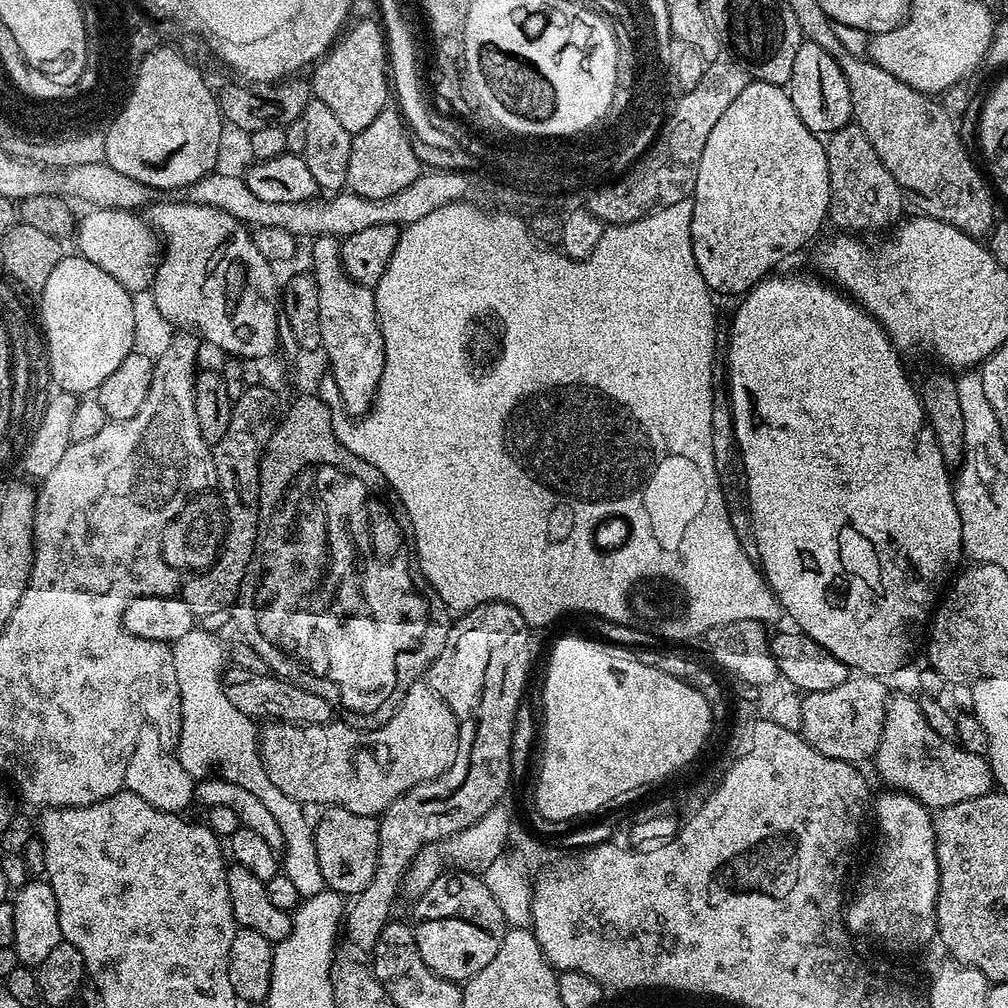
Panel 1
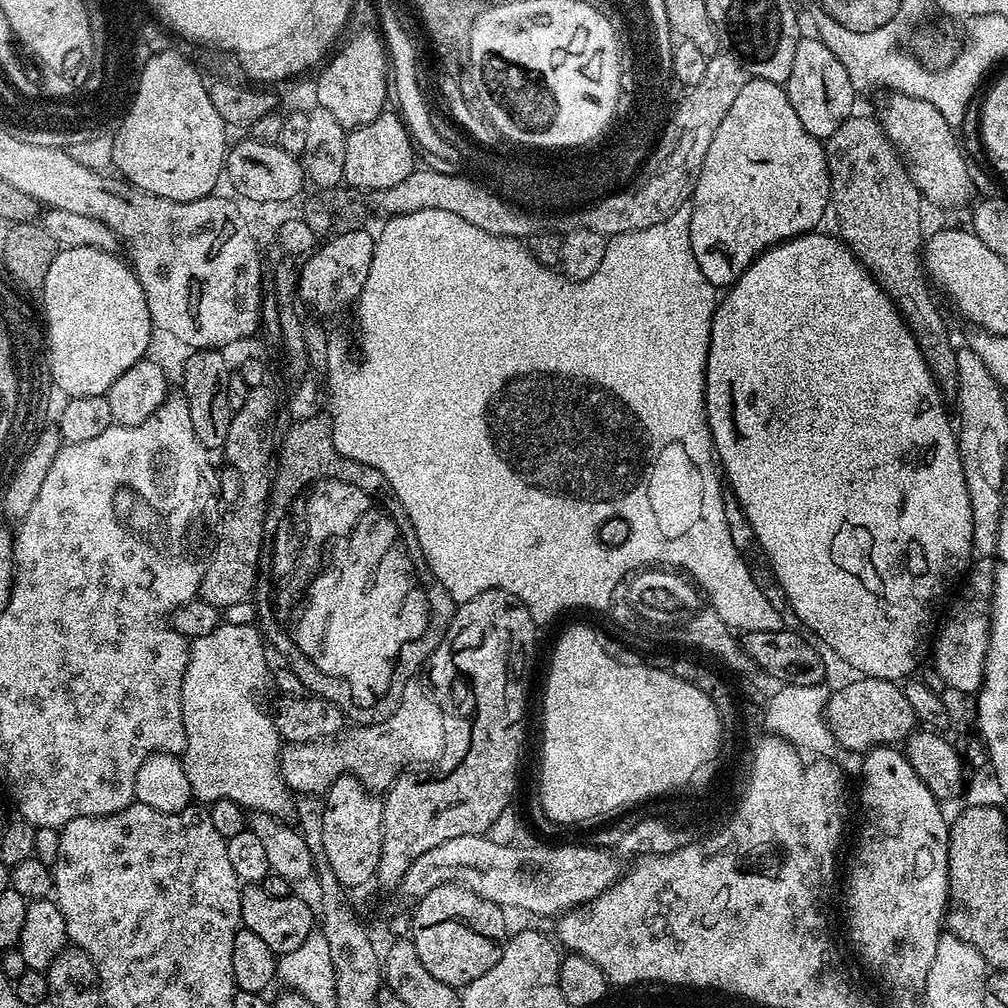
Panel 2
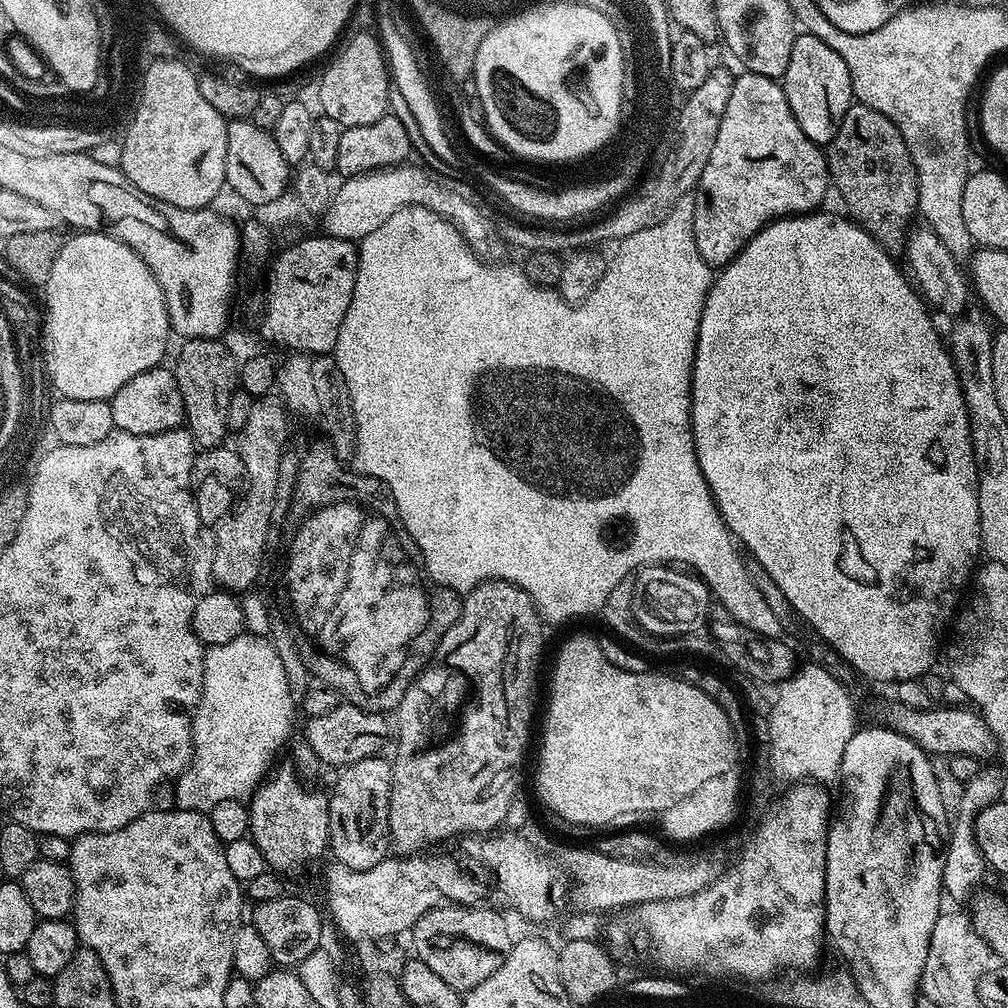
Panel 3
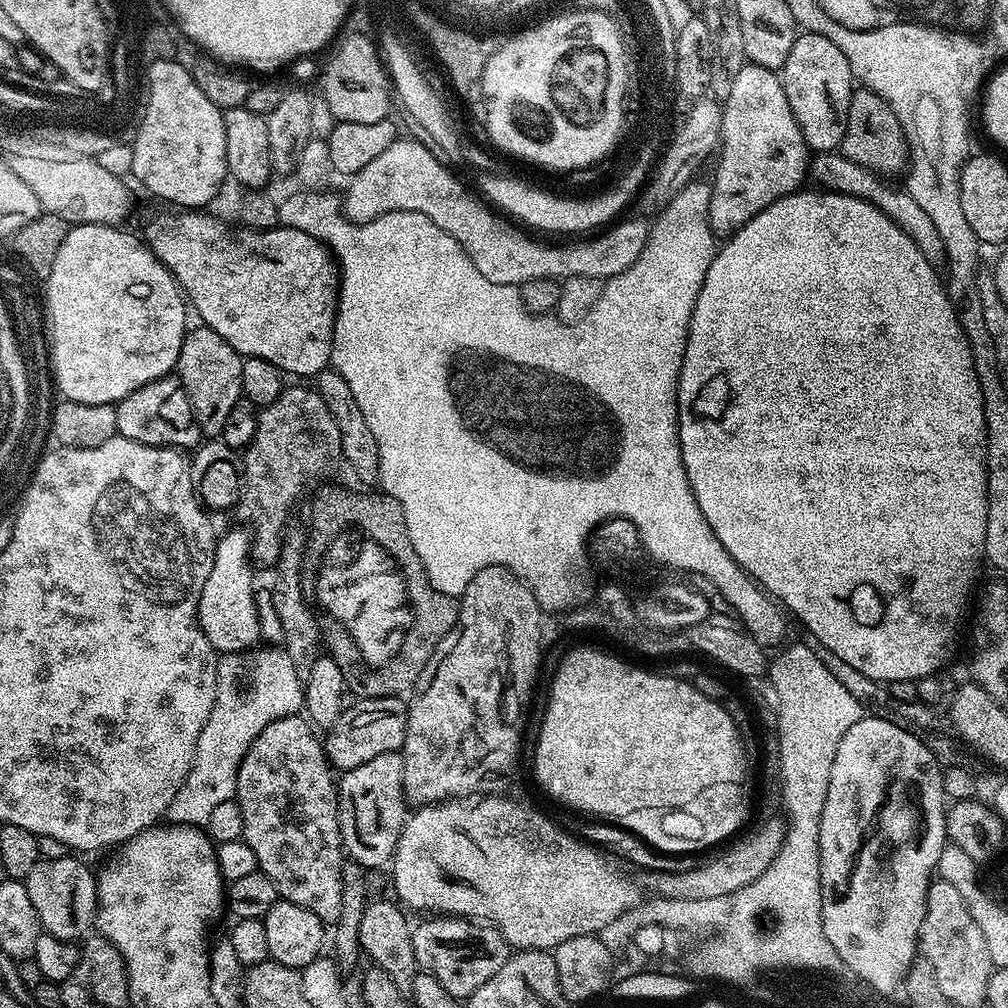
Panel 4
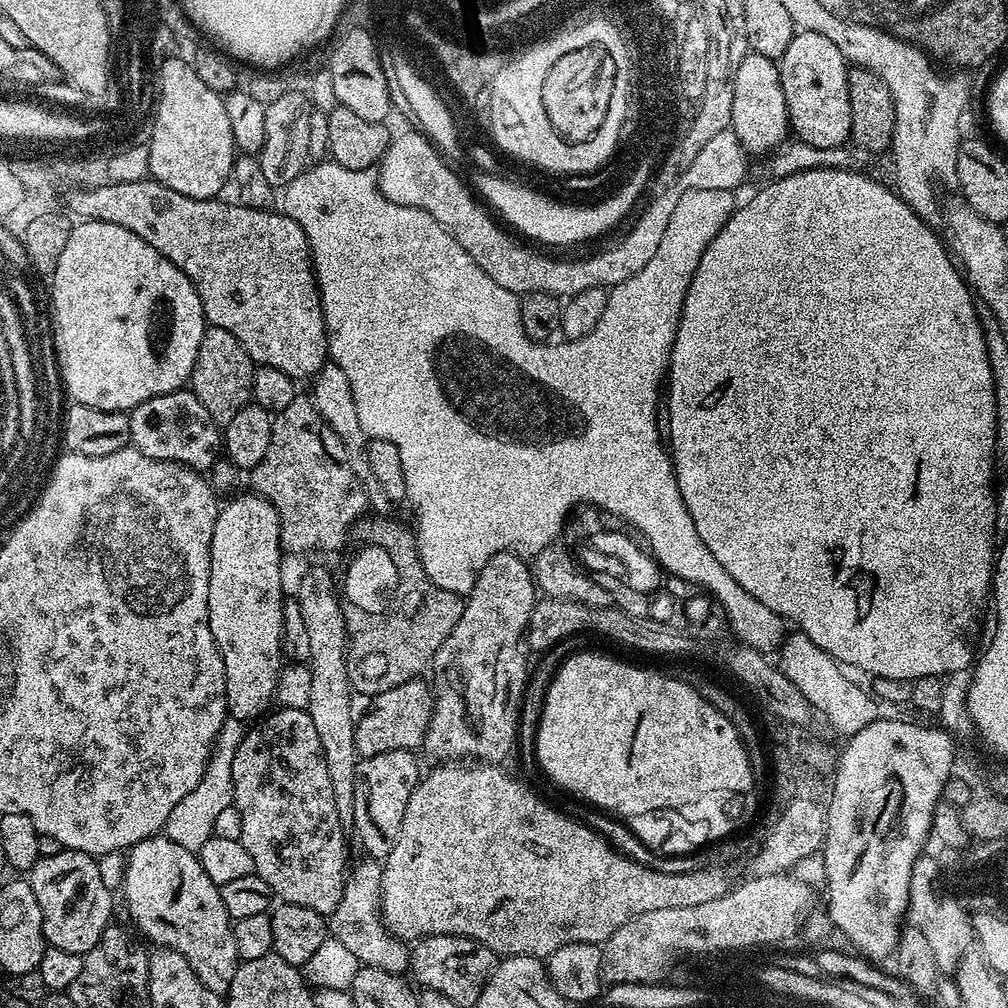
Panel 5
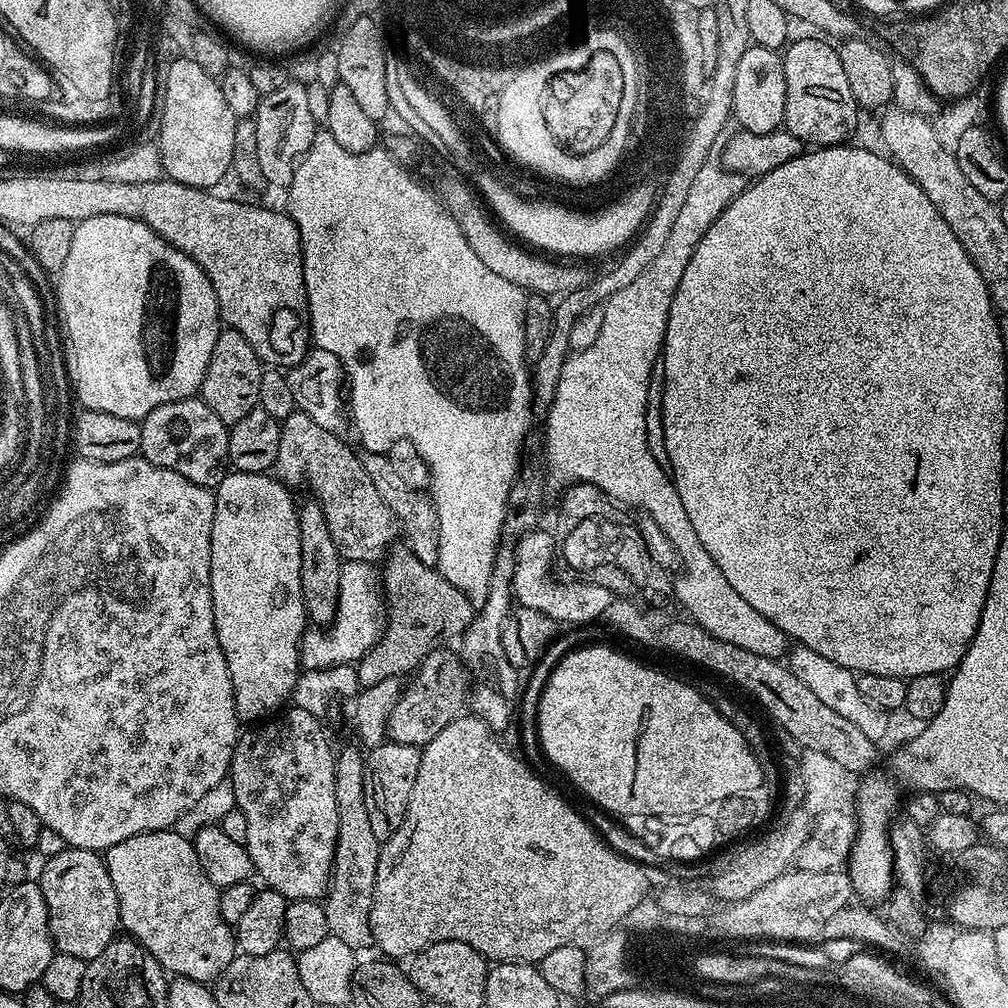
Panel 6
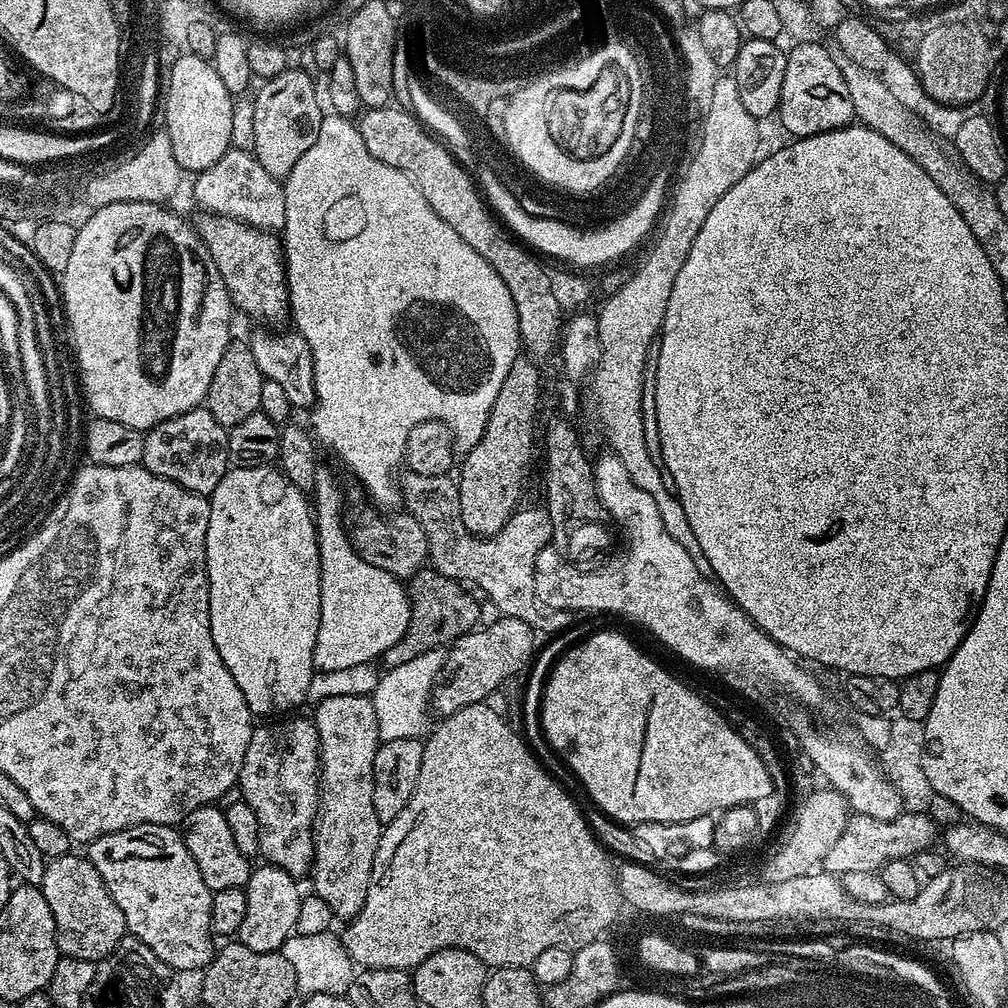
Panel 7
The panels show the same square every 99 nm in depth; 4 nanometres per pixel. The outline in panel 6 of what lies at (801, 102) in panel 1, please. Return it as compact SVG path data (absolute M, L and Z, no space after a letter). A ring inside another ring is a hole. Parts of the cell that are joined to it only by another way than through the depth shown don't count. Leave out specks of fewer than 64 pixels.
M812 36L805 40L793 39L782 52L786 74L783 127L805 146L840 146L856 128L858 105L854 84L850 74L842 70L839 51L831 48L827 39Z

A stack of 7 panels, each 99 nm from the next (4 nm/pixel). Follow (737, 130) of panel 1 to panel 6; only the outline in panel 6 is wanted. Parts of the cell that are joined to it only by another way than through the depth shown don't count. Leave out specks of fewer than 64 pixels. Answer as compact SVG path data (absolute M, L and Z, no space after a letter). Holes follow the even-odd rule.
M749 46L742 54L742 62L736 64L732 114L745 132L766 134L775 132L783 125L786 110L786 74L784 57L777 49Z

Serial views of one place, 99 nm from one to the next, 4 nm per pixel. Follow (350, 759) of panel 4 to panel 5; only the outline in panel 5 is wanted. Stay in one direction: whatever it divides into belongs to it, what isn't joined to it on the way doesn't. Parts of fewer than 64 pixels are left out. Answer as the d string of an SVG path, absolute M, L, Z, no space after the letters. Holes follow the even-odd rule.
M417 678L410 682L402 682L402 686L394 686L394 690L386 690L374 697L372 705L366 710L366 714L355 721L354 742L357 753L361 757L374 754L386 754L390 750L416 750L423 745L424 735L430 726L432 717L432 701L434 693L429 681Z

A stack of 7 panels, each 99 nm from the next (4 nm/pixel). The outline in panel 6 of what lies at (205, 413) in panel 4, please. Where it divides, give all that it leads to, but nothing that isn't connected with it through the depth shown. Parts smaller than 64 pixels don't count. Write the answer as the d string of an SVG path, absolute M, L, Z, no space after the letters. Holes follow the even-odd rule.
M221 327L218 342L214 342L214 354L210 354L210 362L206 366L199 399L204 400L206 406L210 406L210 410L214 410L214 414L218 414L224 424L231 426L257 407L261 371L262 362L258 354L254 354L254 346L250 346L250 342L246 342L238 330Z

